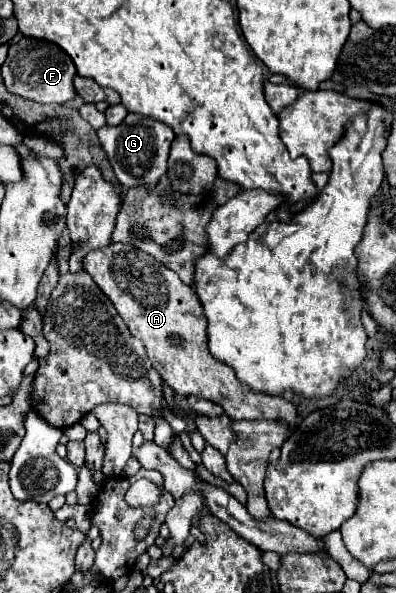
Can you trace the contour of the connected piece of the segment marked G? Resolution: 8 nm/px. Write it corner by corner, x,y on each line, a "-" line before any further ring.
129,112
123,120
123,124
119,126
103,126
97,130
97,136
99,136
99,142
101,146
105,148
107,156
109,156
109,162
115,170
115,176
117,180
125,186
125,188
131,188
131,186
155,186
157,180
167,172
167,156
169,156
169,146
175,138
173,130
155,120
155,118
149,118
149,116
143,116
143,114
135,114
135,112

